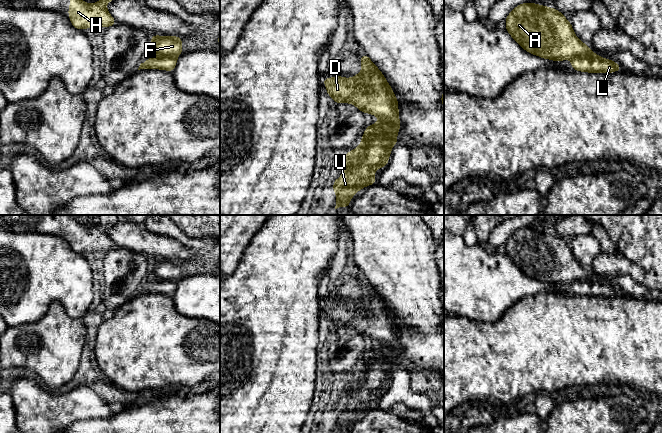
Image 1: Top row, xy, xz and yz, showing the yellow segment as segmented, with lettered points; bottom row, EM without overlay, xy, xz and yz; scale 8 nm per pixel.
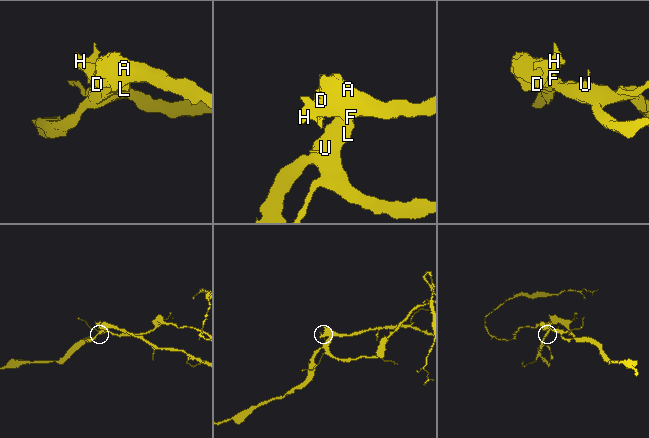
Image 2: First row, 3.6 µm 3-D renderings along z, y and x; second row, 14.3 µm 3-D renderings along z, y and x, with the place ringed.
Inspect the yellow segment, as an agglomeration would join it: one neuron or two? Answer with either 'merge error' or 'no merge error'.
merge error

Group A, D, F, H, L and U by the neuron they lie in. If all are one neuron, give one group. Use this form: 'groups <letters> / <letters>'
groups A D F H / L U

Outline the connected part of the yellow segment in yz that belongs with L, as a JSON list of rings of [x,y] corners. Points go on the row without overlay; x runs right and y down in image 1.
[[[594,276],[571,283],[573,294],[589,297],[612,297],[622,294],[622,291],[610,283],[602,282]]]

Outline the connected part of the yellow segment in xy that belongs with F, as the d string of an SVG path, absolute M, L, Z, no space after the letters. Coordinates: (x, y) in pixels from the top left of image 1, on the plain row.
M152 259L149 275L157 280L177 282L183 275L182 262Z

